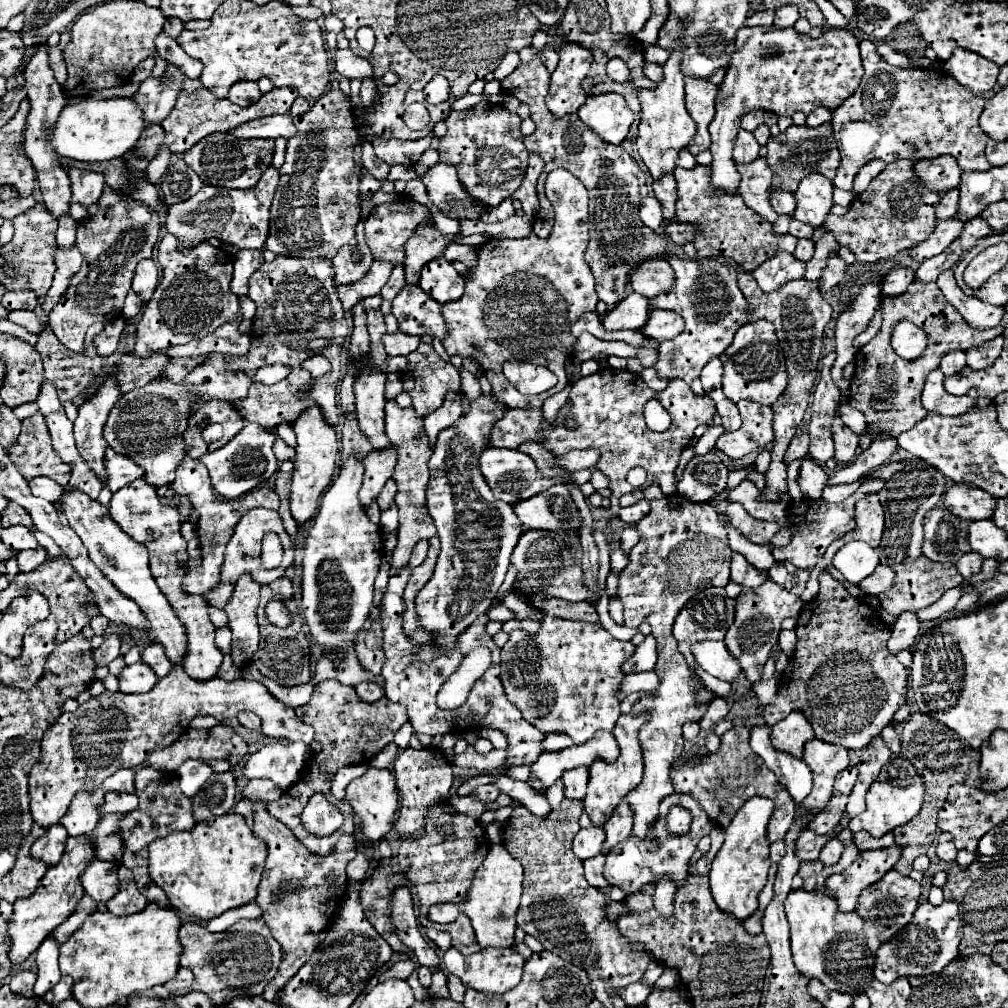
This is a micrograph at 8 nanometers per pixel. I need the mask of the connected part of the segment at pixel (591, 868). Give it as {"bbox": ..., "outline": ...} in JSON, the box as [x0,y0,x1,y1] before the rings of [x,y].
{"bbox":[584,854,608,888],"outline":[[[598,854],[594,858],[584,860],[584,876],[586,876],[588,884],[594,886],[594,888],[606,888],[608,886],[608,880],[602,876],[604,860],[606,860],[604,854]]]}

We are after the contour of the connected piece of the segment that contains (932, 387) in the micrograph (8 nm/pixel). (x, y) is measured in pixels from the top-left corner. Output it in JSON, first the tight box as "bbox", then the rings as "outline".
{"bbox":[922,370,974,416],"outline":[[[940,370],[930,372],[930,376],[926,378],[924,392],[922,392],[922,406],[928,412],[944,414],[944,416],[958,416],[974,406],[974,399],[968,395],[952,396],[952,394],[948,394],[944,390],[942,380],[944,380],[944,374]]]}

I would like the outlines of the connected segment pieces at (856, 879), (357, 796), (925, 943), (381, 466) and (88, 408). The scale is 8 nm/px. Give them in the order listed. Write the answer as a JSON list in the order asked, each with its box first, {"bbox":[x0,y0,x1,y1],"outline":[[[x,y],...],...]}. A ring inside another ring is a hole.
[{"bbox":[826,844,900,912],"outline":[[[894,844],[886,850],[860,852],[848,870],[828,878],[826,886],[828,886],[828,890],[834,892],[834,896],[838,900],[838,908],[846,910],[846,912],[854,910],[860,892],[866,886],[878,882],[888,870],[892,870],[894,864],[898,862],[898,858],[900,858],[898,844]]]},{"bbox":[346,768,398,842],"outline":[[[368,768],[364,776],[356,778],[346,786],[346,802],[354,808],[354,812],[362,818],[364,824],[364,836],[368,842],[378,842],[382,840],[394,826],[394,814],[398,810],[398,790],[394,776],[388,770],[378,770],[378,768]]]},{"bbox":[874,902,962,984],"outline":[[[924,902],[914,912],[912,920],[900,930],[894,938],[882,942],[876,950],[876,966],[874,978],[878,982],[890,984],[902,976],[928,976],[946,968],[958,956],[958,944],[962,938],[962,920],[956,902],[942,902],[940,906],[932,906]]]},{"bbox":[360,446,398,508],"outline":[[[394,446],[390,450],[374,450],[364,458],[364,484],[360,488],[360,504],[366,508],[384,488],[386,480],[392,476],[398,460],[398,452]]]},{"bbox":[74,378,118,486],"outline":[[[106,378],[106,382],[100,386],[98,394],[90,398],[86,404],[80,406],[78,418],[74,422],[74,438],[78,452],[88,462],[88,466],[98,474],[98,480],[106,486],[106,468],[104,468],[104,454],[106,454],[106,440],[102,438],[102,430],[106,424],[106,418],[114,404],[118,402],[118,384],[114,378]]]}]

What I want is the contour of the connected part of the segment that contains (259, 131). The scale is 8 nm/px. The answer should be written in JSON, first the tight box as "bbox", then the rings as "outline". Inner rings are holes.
{"bbox":[228,114,296,140],"outline":[[[276,114],[270,118],[256,118],[250,122],[244,122],[242,126],[236,126],[234,130],[228,130],[228,134],[234,134],[236,138],[250,140],[250,138],[292,138],[296,132],[296,126],[292,124],[290,114]]]}

